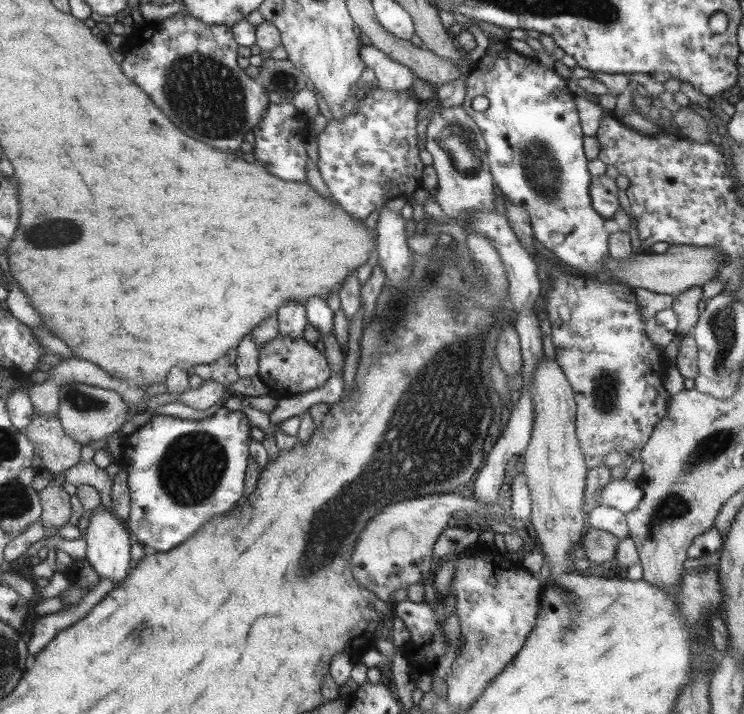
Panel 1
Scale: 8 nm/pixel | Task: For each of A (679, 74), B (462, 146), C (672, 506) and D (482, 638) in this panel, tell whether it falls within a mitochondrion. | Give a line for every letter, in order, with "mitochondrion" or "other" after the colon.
A: other
B: mitochondrion
C: mitochondrion
D: mitochondrion

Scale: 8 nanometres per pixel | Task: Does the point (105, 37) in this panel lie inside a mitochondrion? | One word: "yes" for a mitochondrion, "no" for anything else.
no

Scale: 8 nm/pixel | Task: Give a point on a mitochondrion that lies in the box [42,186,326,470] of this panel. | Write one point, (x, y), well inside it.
(81, 402)

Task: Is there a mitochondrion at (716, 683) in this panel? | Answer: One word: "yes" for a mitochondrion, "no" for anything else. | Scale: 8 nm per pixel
no

